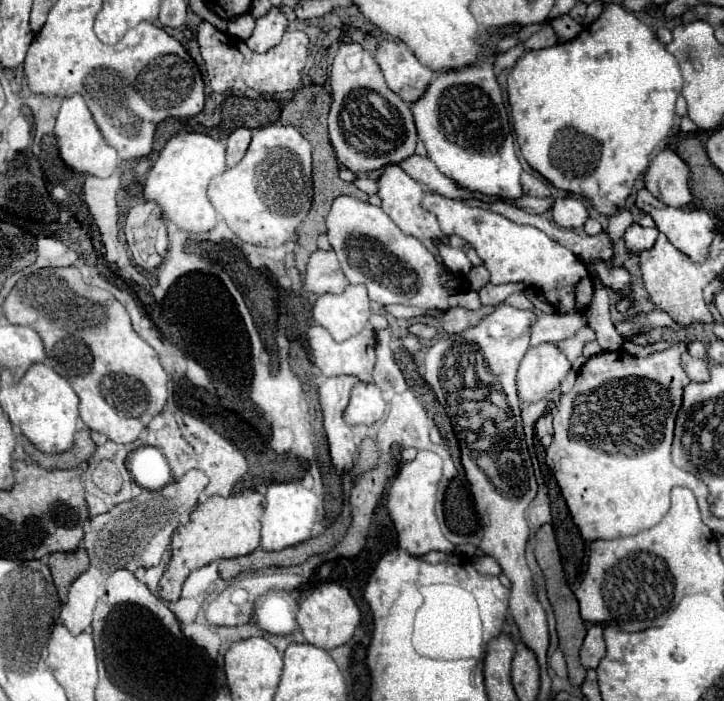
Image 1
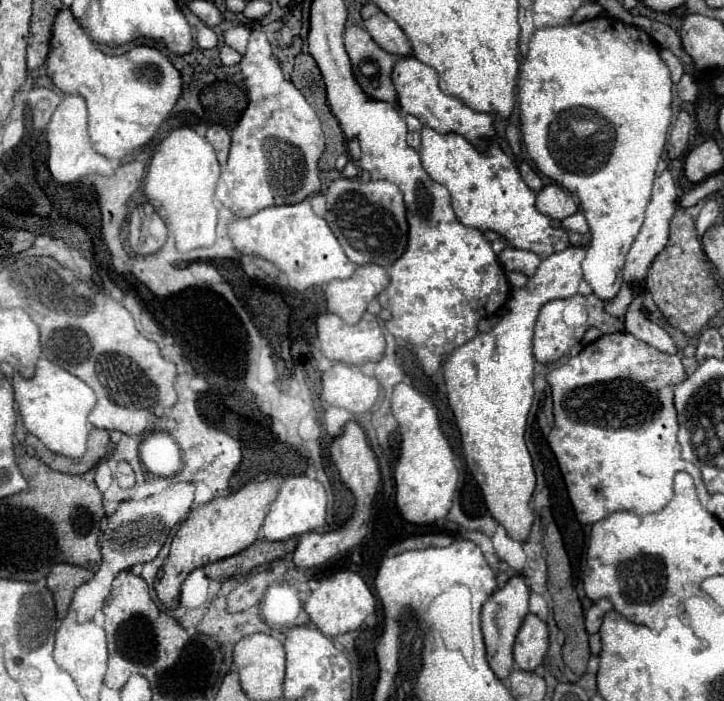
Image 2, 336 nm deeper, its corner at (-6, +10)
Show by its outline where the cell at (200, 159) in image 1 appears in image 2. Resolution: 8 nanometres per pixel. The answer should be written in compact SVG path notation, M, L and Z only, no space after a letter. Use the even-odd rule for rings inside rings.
M191 127L173 129L159 143L151 159L143 193L147 195L155 211L165 219L179 251L211 247L215 243L219 213L215 203L215 183L219 179L219 169L221 165L217 161L213 145Z

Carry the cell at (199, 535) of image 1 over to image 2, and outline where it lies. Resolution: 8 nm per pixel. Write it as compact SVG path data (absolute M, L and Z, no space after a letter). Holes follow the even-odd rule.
M273 477L263 483L249 483L233 495L215 497L213 501L191 509L189 517L181 523L171 541L169 559L163 565L163 571L154 585L159 599L167 609L175 609L179 605L181 583L193 569L241 553L257 539L259 529L267 517L267 511L277 497L277 491L279 491L279 481Z

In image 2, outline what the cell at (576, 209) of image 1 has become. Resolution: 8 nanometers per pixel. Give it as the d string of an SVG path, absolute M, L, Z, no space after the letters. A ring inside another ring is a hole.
M545 185L537 193L537 209L557 221L563 221L565 217L577 213L577 205L571 199L569 193L565 193L559 185Z

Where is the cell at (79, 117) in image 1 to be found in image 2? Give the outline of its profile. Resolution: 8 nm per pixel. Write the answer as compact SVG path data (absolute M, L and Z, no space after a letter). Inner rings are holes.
M63 95L61 105L55 109L51 123L47 127L47 143L49 143L49 171L59 183L75 183L89 173L113 175L113 161L97 153L89 141L89 109L81 95Z

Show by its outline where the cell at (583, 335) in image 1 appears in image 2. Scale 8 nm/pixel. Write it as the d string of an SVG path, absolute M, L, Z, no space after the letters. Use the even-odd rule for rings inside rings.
M663 171L655 183L653 183L653 193L651 193L651 201L647 205L647 211L645 211L645 223L639 231L639 235L635 237L629 253L627 253L627 259L625 259L625 265L623 265L623 285L619 289L619 293L605 301L603 307L609 315L613 317L623 317L631 305L631 301L635 299L635 293L641 293L645 291L645 279L647 279L647 271L653 263L653 259L663 251L665 243L667 243L667 235L669 235L669 221L673 217L673 213L677 211L677 191L675 191L675 183L673 183L673 177L669 171Z

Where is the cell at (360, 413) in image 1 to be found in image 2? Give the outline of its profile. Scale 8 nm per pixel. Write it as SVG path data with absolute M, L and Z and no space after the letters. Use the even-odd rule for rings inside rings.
M335 363L321 377L321 399L351 413L367 413L379 397L379 381L361 373L355 365Z

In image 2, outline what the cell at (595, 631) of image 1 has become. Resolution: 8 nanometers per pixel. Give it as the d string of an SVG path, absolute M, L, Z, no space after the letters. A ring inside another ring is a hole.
M607 599L597 601L597 603L591 605L591 609L589 609L587 615L585 615L585 627L587 627L587 633L589 633L589 635L593 635L593 633L599 631L605 613L611 611L611 609L613 609L613 605L611 605L611 601L607 601Z

